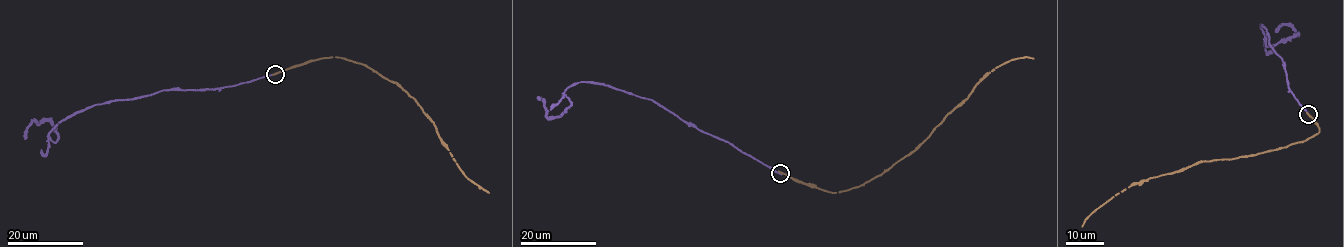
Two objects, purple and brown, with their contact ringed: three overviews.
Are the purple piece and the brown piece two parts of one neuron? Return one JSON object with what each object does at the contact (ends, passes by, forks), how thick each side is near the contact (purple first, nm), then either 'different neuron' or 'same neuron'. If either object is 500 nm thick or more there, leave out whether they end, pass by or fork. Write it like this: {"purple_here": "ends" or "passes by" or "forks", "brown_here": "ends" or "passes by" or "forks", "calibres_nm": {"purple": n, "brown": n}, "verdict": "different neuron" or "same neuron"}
{"purple_here": "ends", "brown_here": "ends", "calibres_nm": {"purple": 170, "brown": 260}, "verdict": "different neuron"}

